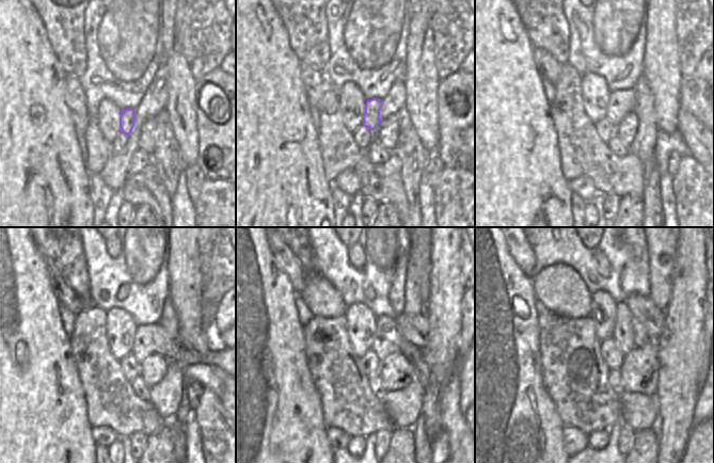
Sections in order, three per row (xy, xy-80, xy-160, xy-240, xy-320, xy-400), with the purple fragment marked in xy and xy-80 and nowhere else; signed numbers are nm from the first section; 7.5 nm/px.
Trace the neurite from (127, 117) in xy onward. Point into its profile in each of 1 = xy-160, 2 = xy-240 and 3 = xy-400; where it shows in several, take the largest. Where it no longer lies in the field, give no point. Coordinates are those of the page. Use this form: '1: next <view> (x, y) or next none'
1: next xy-160 (621, 102)
2: next xy-240 (149, 339)
3: next xy-400 (623, 335)

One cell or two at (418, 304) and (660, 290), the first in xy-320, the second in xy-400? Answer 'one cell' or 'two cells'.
one cell

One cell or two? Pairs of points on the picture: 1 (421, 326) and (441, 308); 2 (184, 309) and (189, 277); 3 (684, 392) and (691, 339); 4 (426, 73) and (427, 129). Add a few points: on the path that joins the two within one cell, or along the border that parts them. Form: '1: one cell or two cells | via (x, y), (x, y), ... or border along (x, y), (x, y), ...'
1: two cells | border along (425, 310), (428, 321), (428, 333), (423, 345)
2: one cell | via (184, 302), (185, 285)
3: one cell | via (684, 379), (684, 352)
4: one cell | via (425, 86), (425, 115)

